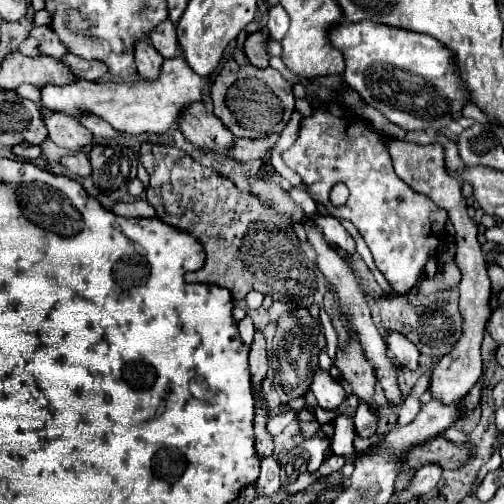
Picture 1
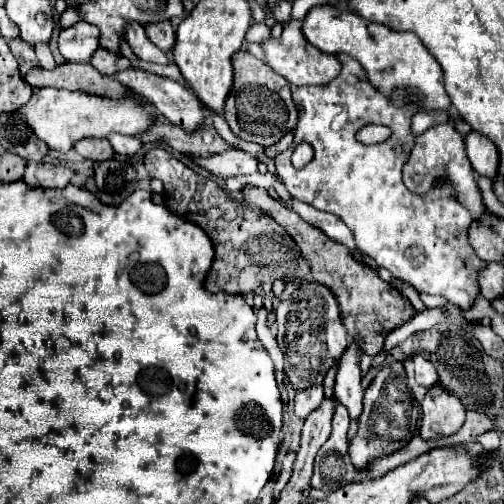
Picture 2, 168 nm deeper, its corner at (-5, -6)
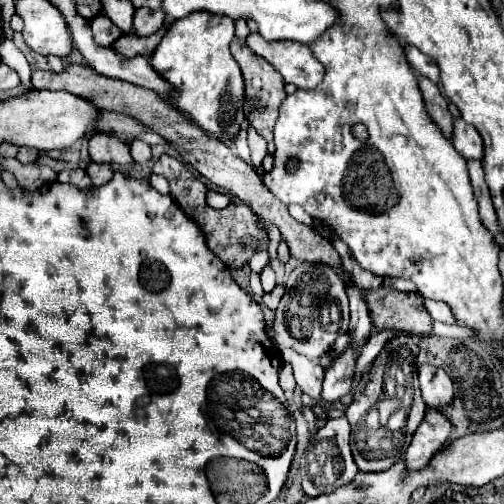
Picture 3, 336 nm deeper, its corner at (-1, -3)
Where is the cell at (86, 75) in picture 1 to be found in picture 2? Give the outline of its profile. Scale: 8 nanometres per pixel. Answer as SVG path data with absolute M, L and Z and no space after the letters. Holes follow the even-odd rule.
M99 48L97 50L97 56L93 56L93 62L91 62L101 74L105 76L115 76L117 70L125 70L125 68L131 68L131 62L129 58L125 58L123 54L117 54L117 52L111 52L107 48Z

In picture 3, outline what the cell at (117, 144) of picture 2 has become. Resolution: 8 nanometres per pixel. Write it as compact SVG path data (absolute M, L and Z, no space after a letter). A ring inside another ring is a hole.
M133 139L131 143L129 143L129 149L131 149L131 157L133 157L133 161L137 163L145 163L149 157L151 157L151 147L145 143L145 141L141 141L141 139Z

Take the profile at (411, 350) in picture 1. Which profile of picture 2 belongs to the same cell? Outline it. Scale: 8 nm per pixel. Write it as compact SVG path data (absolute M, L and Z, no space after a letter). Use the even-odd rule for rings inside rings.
M417 354L417 356L413 356L413 364L415 364L415 382L419 386L425 386L427 390L431 390L439 384L439 374L429 360L425 360L423 356Z

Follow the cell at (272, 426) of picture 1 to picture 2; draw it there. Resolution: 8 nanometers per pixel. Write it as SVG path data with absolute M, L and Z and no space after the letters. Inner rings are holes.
M313 384L305 390L299 390L295 396L295 414L305 418L309 412L313 412L313 408L317 408L317 404L321 404L321 400L323 400L321 384Z

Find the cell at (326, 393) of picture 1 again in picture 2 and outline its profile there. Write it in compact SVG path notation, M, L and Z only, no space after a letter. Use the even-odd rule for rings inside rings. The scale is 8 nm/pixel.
M339 404L337 414L333 416L333 432L315 456L315 472L311 484L313 490L333 492L341 484L349 484L355 480L357 470L349 460L347 430L349 430L349 412L343 404Z

